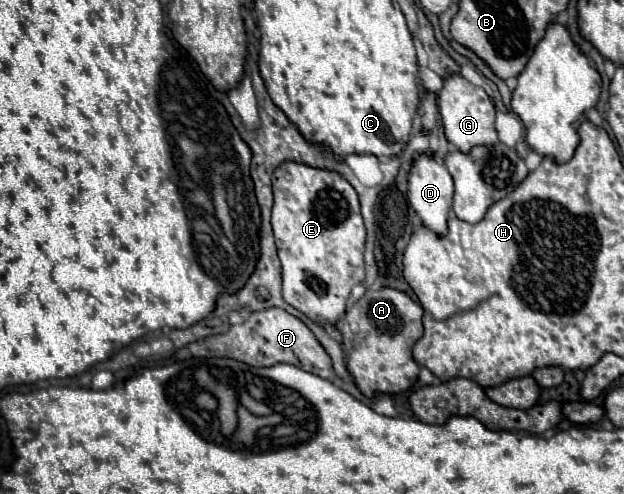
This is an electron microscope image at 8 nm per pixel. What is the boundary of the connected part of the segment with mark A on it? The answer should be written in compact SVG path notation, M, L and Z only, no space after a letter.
M381 288L381 290L367 290L341 318L339 322L339 332L343 334L343 340L349 348L349 356L347 356L347 370L351 372L351 376L355 378L357 388L367 396L373 398L375 394L395 394L395 392L403 392L409 390L419 376L419 364L413 360L411 356L411 348L413 344L421 338L423 334L423 308L413 302L405 292L395 290L395 288Z

